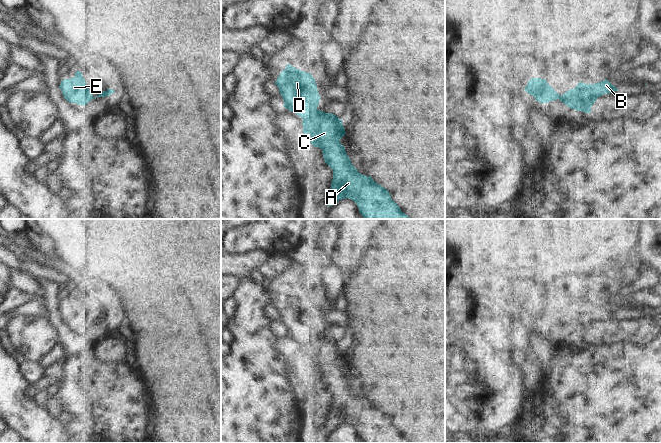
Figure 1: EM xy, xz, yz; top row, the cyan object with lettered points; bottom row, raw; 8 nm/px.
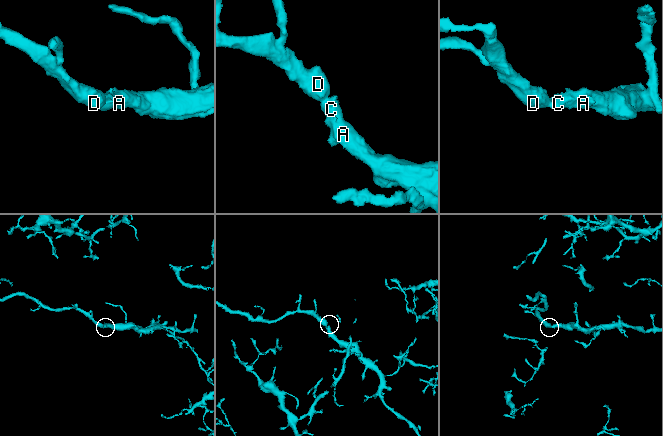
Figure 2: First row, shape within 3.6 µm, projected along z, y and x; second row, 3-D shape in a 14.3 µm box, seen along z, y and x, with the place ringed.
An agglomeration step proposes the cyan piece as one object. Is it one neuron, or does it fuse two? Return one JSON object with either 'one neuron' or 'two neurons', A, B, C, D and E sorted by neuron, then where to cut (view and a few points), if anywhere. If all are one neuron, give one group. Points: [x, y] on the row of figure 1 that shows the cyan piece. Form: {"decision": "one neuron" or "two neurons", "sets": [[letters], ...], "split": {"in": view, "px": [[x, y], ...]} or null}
{"decision": "one neuron", "sets": [["A", "B", "C", "D", "E"]], "split": null}

